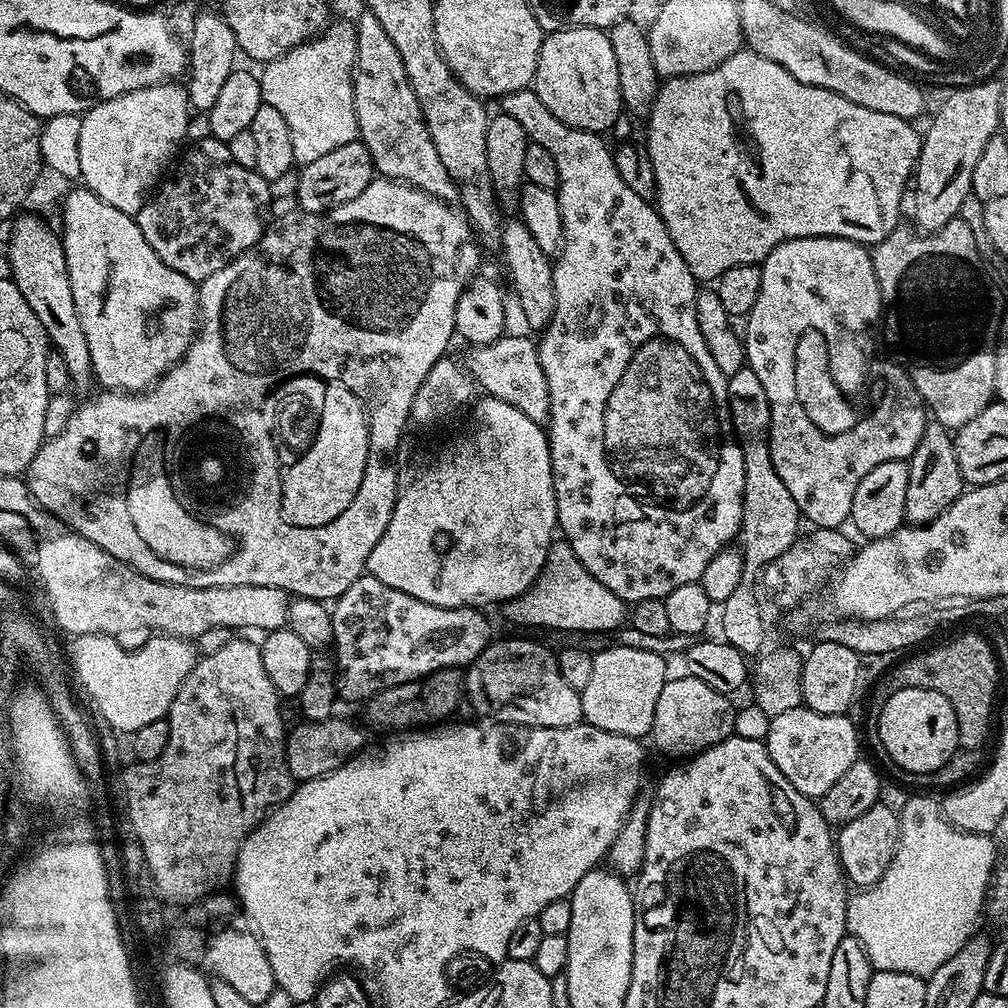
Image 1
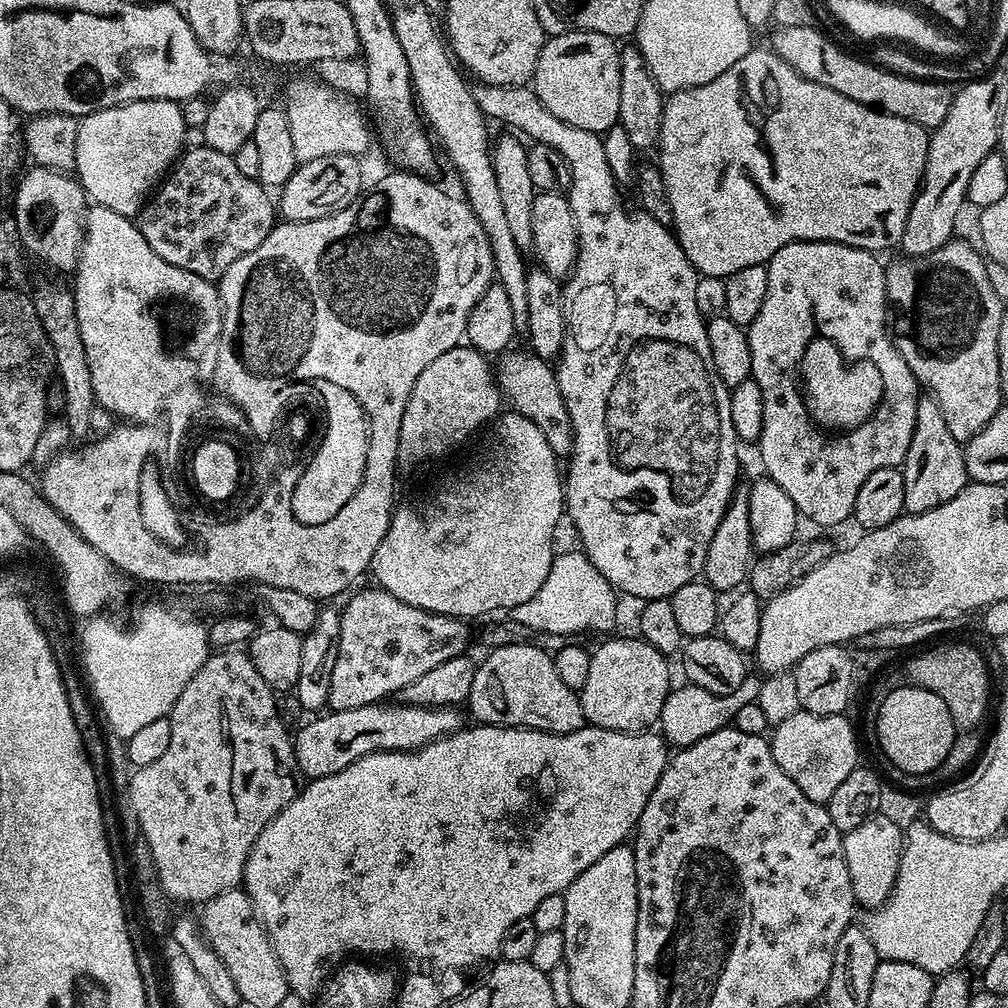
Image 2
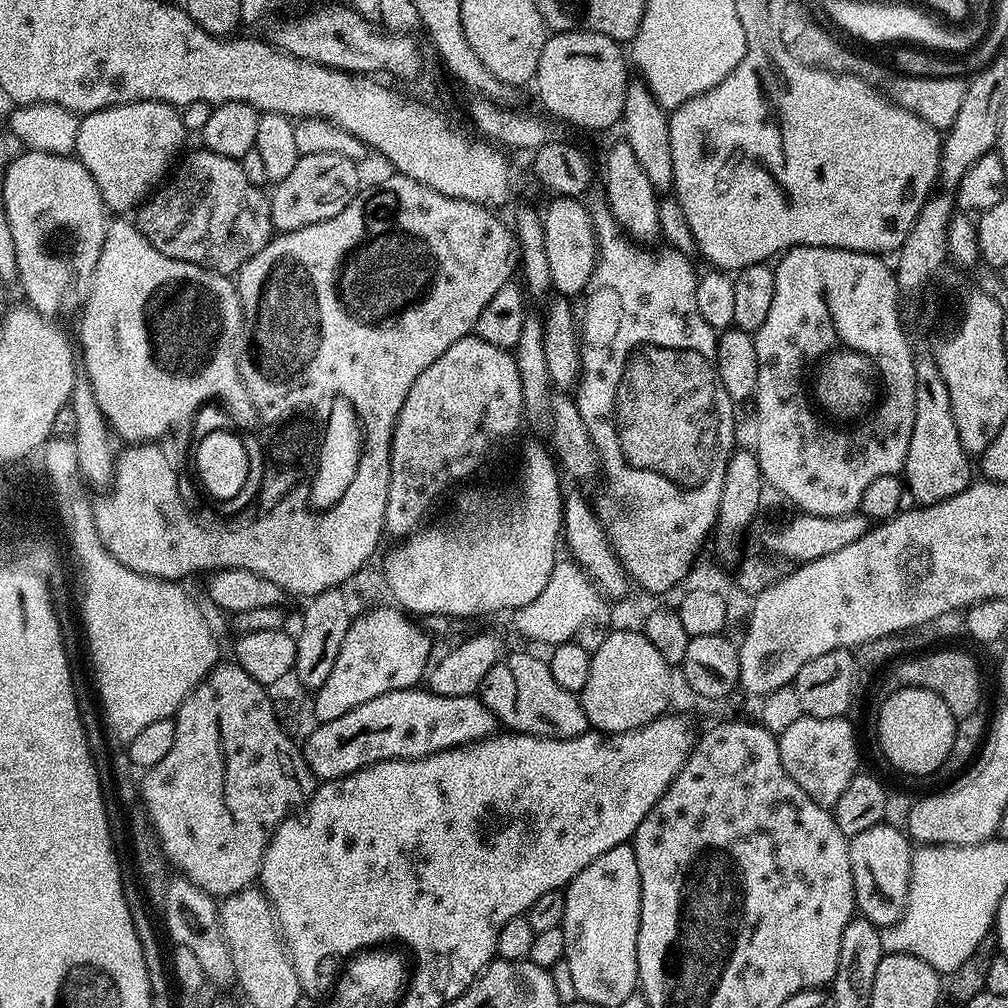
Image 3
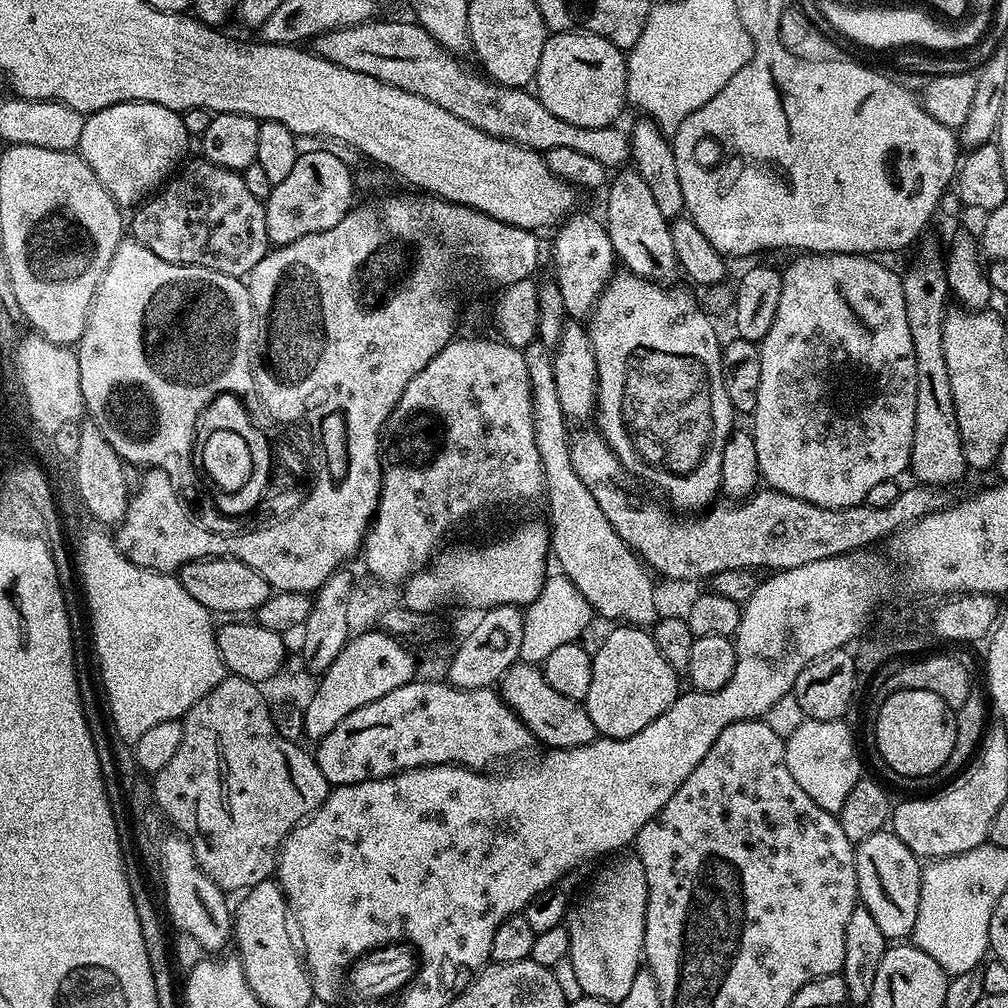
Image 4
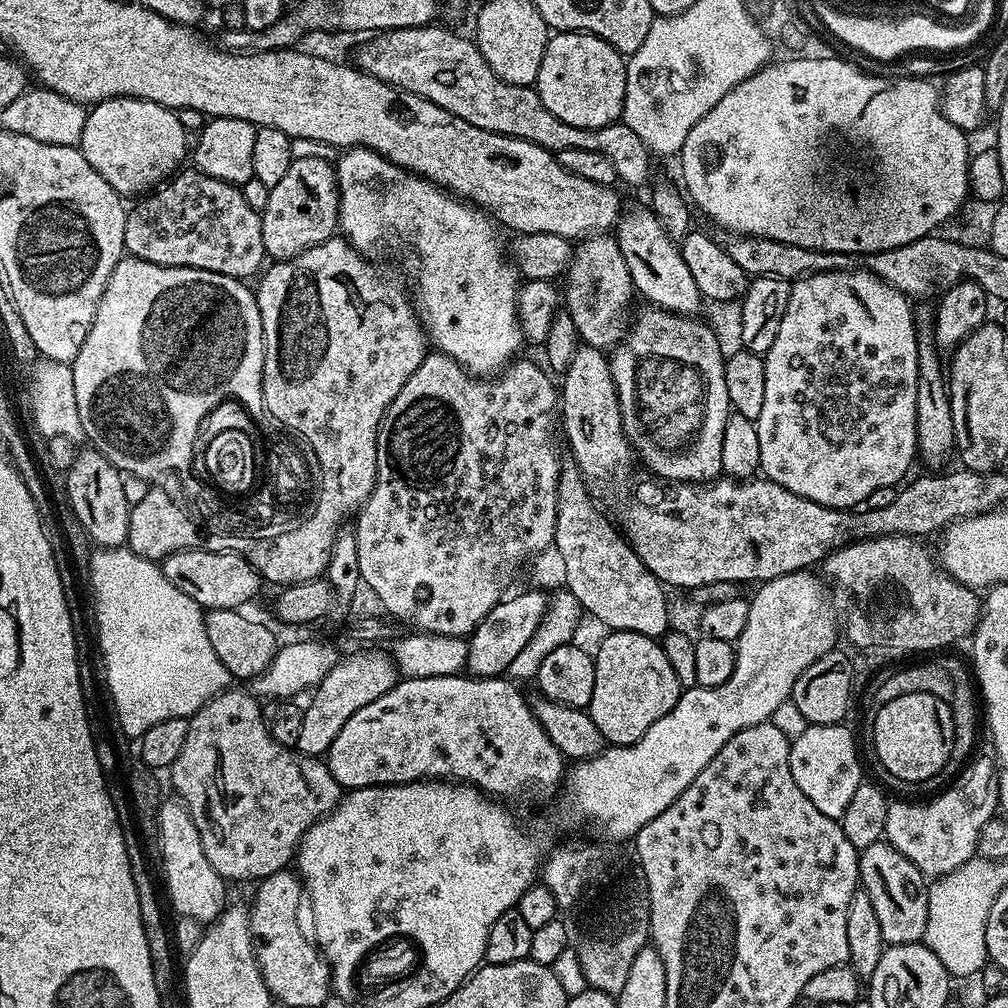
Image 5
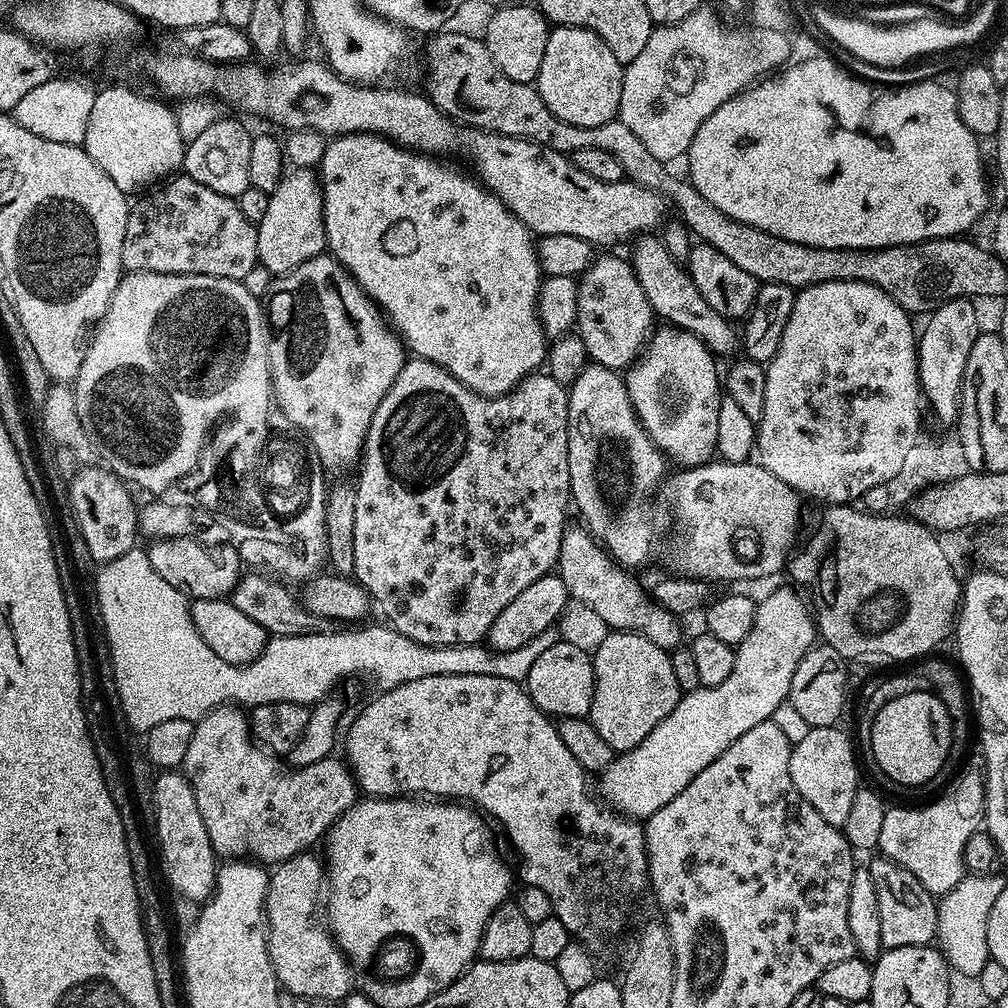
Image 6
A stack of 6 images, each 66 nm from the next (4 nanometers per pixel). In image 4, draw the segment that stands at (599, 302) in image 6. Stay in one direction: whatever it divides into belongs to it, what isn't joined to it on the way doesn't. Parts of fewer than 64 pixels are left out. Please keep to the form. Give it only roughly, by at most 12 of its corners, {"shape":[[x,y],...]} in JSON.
{"shape":[[563,221],[550,264],[569,317],[591,317],[618,268],[605,225]]}

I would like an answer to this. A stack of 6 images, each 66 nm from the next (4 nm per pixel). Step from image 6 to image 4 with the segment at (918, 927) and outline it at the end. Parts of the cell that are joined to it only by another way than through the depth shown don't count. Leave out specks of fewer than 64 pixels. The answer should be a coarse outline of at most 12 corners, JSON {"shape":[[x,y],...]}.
{"shape":[[892,831],[856,849],[856,895],[890,942],[911,937],[921,861]]}

